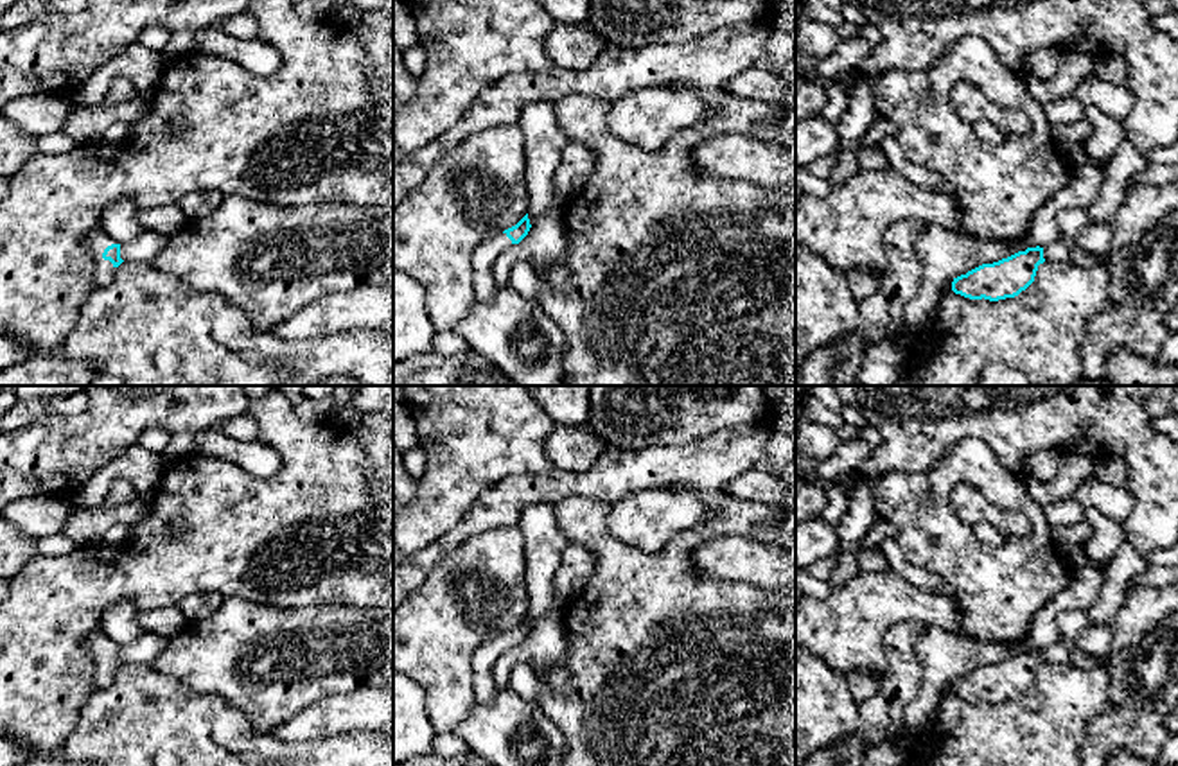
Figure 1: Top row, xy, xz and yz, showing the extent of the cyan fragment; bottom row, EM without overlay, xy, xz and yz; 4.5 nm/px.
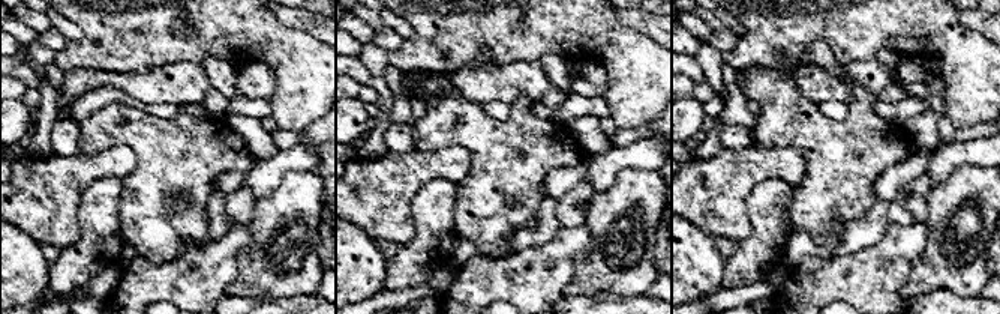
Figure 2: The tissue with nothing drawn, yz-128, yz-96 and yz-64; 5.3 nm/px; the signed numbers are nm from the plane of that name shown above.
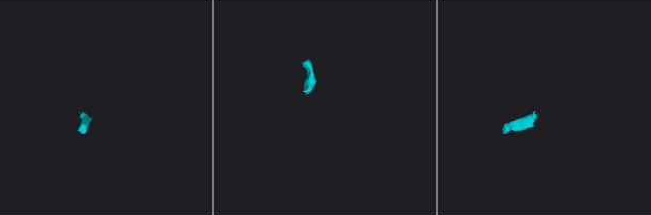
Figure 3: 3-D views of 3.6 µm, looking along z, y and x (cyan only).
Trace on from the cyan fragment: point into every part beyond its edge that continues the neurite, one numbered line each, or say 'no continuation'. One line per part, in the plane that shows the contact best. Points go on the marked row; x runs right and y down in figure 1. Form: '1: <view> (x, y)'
1: xy (97, 241)

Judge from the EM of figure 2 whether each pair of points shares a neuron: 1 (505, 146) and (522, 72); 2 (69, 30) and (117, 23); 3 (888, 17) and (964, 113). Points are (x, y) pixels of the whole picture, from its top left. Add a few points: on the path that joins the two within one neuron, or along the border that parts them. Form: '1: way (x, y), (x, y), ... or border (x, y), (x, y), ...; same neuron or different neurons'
1: border (532, 101), (520, 96), (511, 105); different neurons
2: border (62, 15), (80, 29), (81, 41), (78, 44); different neurons
3: way (919, 20), (964, 65), (964, 81); same neuron

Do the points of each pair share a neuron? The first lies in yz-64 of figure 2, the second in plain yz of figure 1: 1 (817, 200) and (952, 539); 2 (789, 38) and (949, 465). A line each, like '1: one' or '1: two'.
1: one
2: two

